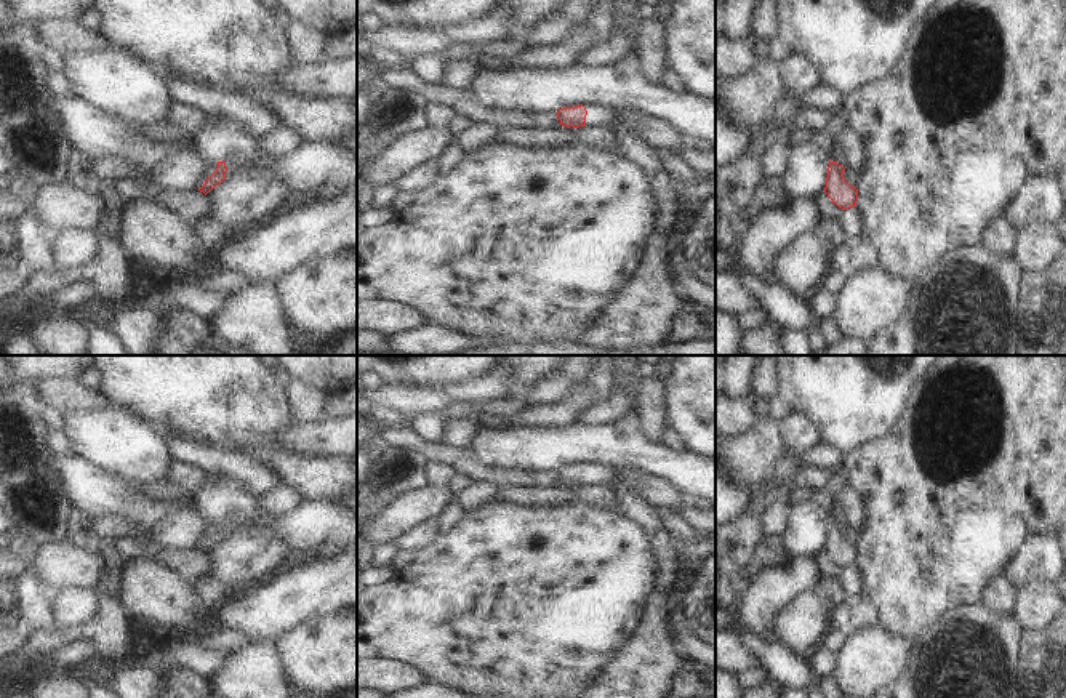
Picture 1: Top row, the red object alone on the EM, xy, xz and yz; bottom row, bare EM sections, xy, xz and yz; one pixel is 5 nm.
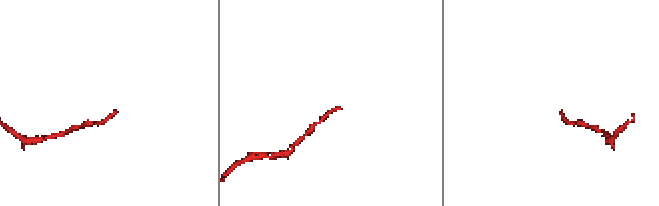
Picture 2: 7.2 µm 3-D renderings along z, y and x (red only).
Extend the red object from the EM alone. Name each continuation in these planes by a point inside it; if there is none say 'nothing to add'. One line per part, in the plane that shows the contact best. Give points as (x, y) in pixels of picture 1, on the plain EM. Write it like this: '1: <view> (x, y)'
1: xy (218, 501)

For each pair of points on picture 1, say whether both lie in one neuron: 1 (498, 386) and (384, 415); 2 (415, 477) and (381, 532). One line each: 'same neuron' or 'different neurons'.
1: different neurons
2: different neurons

